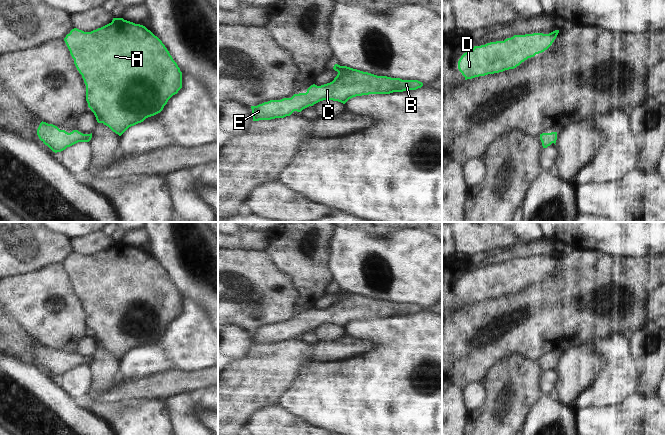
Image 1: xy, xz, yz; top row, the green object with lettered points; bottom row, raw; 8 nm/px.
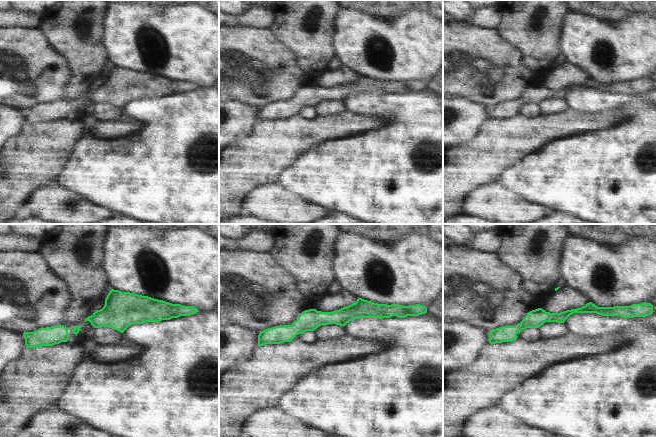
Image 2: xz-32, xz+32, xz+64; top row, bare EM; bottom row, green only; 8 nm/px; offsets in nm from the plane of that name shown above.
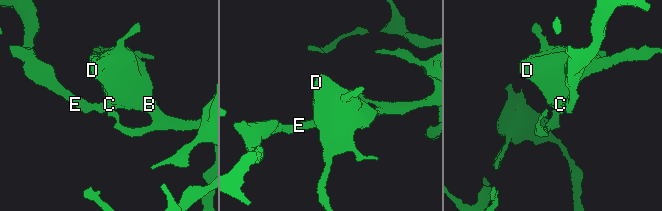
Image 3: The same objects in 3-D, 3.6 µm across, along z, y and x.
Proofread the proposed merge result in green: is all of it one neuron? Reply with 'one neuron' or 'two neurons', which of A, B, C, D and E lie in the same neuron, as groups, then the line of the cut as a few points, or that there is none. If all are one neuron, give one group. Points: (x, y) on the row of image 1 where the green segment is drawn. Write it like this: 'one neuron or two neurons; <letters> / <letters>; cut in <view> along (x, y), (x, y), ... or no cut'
one neuron; A B C D E; no cut

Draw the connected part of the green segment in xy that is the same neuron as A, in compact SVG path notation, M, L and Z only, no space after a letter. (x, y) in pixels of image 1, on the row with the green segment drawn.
M113 18L111 23L91 32L84 32L74 28L69 34L66 35L64 41L70 51L72 58L74 59L74 64L79 73L82 75L86 85L86 101L88 103L88 107L94 113L98 123L103 123L104 125L108 126L119 136L121 136L129 127L141 123L146 118L160 113L167 104L168 100L173 95L177 94L182 88L182 72L180 71L177 63L173 60L162 41L143 25L135 24L133 22L124 20L123 18Z

